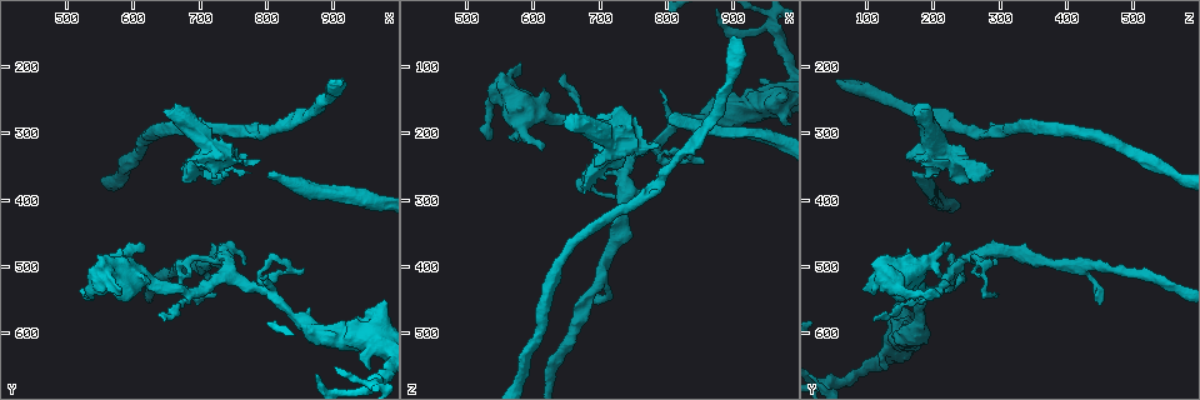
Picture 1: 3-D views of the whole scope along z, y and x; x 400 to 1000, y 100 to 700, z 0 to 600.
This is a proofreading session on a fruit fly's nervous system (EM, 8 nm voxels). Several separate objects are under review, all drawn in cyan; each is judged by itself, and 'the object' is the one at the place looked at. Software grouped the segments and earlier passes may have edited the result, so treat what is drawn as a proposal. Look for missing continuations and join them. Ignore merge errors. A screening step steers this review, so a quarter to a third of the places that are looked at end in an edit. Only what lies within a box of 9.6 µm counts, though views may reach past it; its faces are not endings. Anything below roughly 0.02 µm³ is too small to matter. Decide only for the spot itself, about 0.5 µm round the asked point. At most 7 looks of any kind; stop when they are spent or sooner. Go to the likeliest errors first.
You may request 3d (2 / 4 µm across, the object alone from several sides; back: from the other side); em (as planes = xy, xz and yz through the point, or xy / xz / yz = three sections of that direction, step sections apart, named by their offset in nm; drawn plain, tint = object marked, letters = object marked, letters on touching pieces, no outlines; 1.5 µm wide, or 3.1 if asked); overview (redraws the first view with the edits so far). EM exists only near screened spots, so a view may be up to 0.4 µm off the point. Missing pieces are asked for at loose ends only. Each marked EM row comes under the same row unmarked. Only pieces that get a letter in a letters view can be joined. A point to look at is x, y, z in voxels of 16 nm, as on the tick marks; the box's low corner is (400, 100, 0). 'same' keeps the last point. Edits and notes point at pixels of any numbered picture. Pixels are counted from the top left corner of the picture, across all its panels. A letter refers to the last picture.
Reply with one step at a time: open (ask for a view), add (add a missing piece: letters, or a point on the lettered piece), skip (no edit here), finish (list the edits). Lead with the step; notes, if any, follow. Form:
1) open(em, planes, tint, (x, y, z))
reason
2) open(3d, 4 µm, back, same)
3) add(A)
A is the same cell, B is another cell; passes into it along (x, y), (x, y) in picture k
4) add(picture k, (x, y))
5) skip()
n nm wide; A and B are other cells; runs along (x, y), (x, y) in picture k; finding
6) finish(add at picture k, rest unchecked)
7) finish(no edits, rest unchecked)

open(3d, 2 µm, (915, 220, 60))
end of a long branch

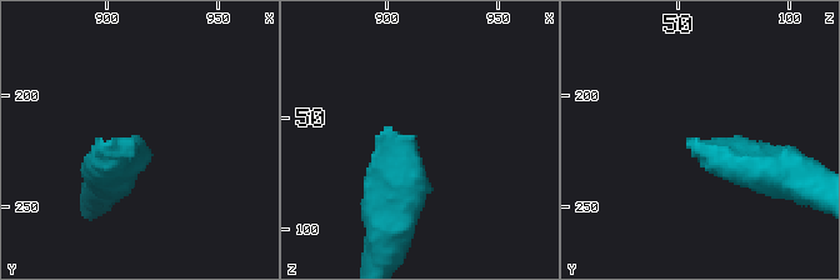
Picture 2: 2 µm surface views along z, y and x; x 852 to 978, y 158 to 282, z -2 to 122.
open(em, planes, letters, (911, 218, 60))

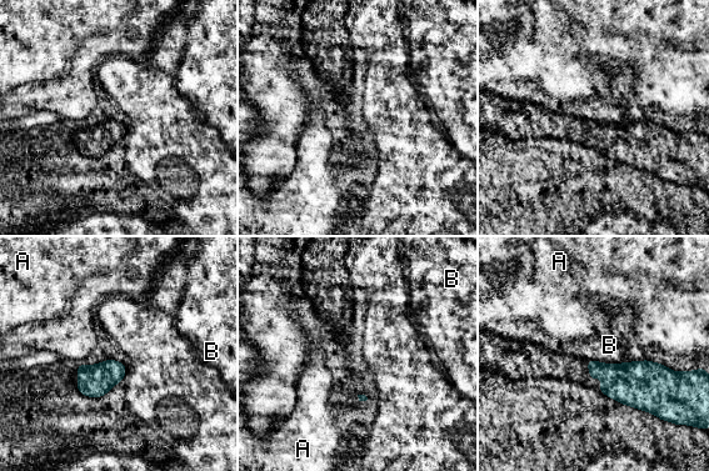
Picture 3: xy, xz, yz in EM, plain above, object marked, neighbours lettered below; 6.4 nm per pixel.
skip()
B touches over 380 nm; A and B are other cells; border along (588, 357), (602, 362), (647, 360) in picture 3; no lettered piece goes on from it

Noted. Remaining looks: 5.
open(em, planes, letters, (650, 270, 185))
thick end

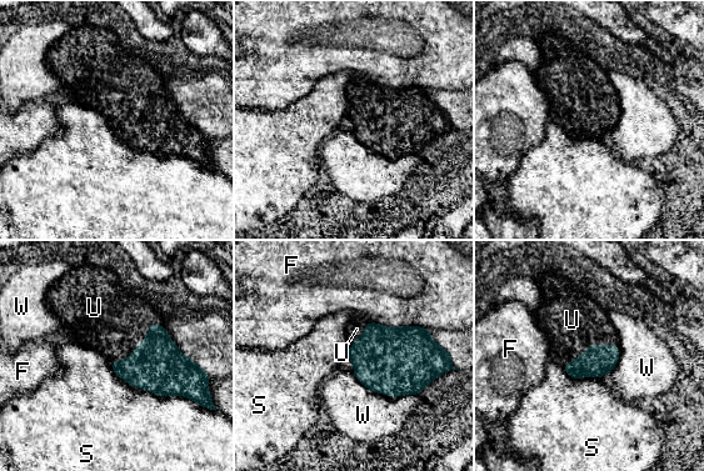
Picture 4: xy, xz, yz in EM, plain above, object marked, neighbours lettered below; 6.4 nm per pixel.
add(U)
S touches over 550 nm; U is the same cell, F, S and W are other cells; passes into it along (156, 365), (140, 342), (111, 320) in picture 4; it goes on there

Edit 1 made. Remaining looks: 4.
open(overview)

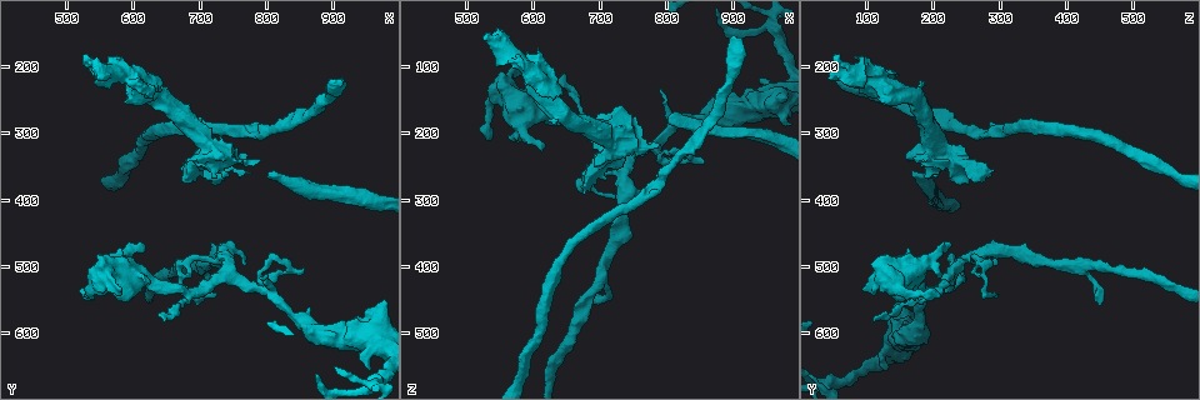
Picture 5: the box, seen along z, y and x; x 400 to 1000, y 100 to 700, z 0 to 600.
open(em, yz, step 4, tint, (615, 465, 225))
free end

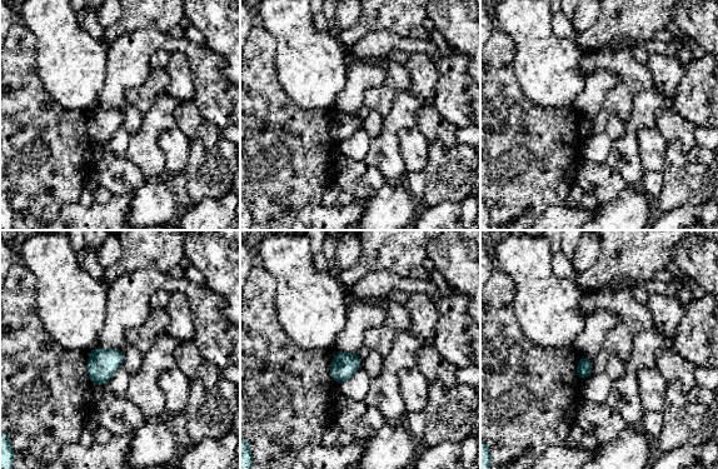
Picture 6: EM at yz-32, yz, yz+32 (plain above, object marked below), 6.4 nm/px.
open(em, planes, letters, same)

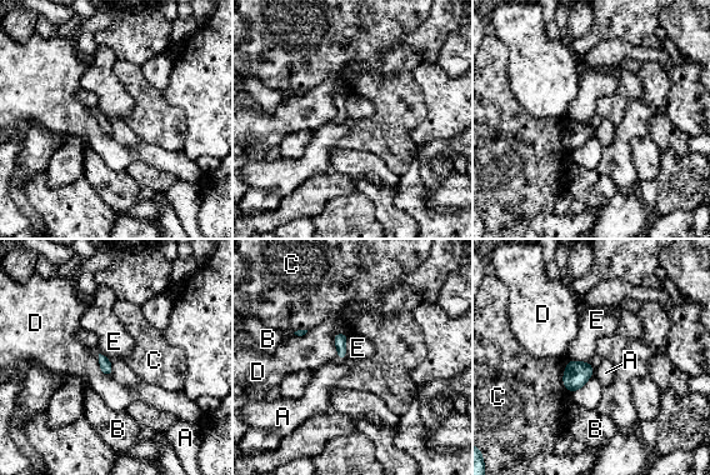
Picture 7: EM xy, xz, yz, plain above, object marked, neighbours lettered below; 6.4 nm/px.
skip()
A, B, C, D and E are other cells; none of them fits

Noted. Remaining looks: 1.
finish(add at picture 4, rest unchecked)

